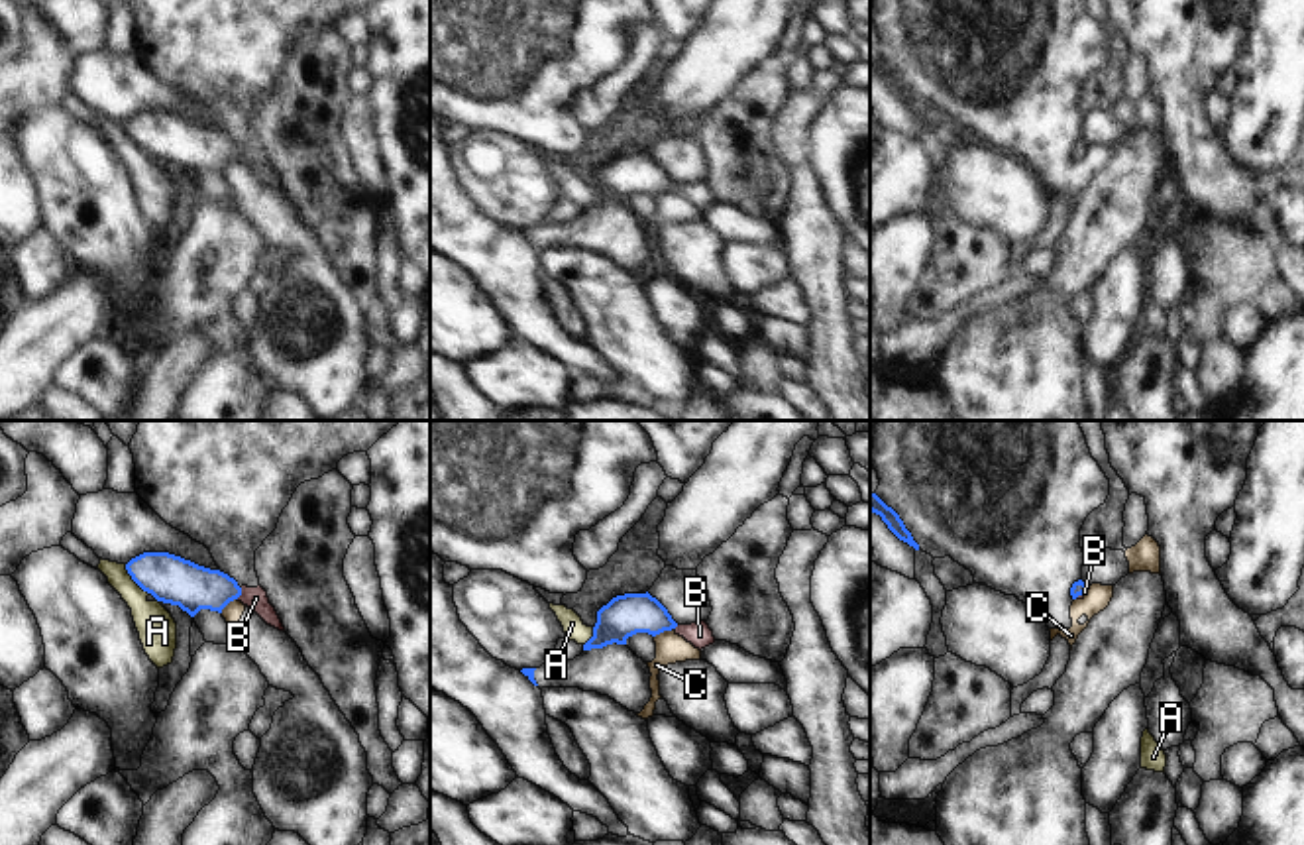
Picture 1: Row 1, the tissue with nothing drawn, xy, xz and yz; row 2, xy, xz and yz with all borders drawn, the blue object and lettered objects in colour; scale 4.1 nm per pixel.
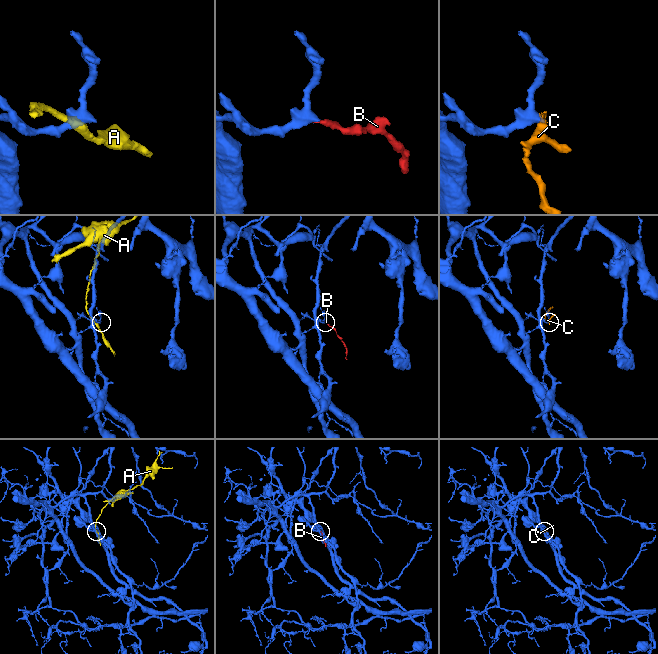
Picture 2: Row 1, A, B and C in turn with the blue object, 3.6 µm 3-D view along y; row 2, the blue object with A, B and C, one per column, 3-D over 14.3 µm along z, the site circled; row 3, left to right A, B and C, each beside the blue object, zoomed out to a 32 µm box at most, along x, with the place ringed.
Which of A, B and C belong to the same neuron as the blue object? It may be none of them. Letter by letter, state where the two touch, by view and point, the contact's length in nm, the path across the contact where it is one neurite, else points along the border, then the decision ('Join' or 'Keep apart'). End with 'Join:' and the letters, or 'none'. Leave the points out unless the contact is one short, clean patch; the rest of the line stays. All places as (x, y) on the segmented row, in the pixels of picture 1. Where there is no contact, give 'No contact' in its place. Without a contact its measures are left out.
A: Touches blue at xy (134, 580). Shared border 160 nm. Boundary: xy (124, 564), (126, 572), (148, 594). Keep apart
B: Touches blue at xy (240, 594). Shared border 50 nm. Path across: xy (181, 582), (193, 588), (240, 594), (256, 598). Join
C: Touches blue at xz (662, 631). Shared border 90 nm. Boundary: xz (672, 627), (654, 637). Keep apart
Join: B

